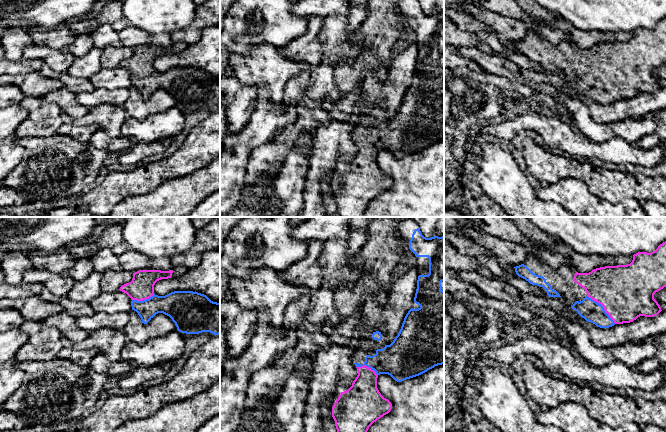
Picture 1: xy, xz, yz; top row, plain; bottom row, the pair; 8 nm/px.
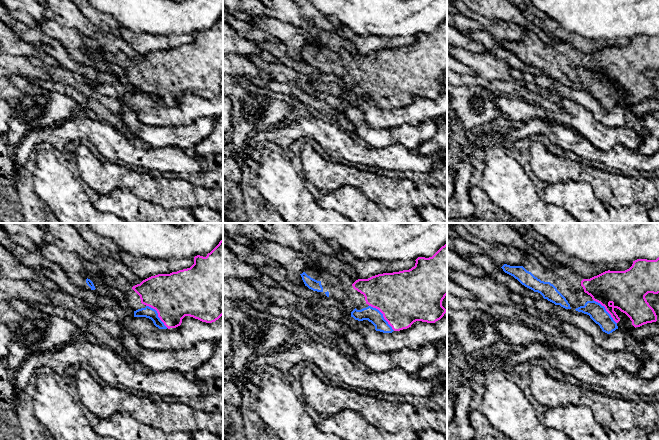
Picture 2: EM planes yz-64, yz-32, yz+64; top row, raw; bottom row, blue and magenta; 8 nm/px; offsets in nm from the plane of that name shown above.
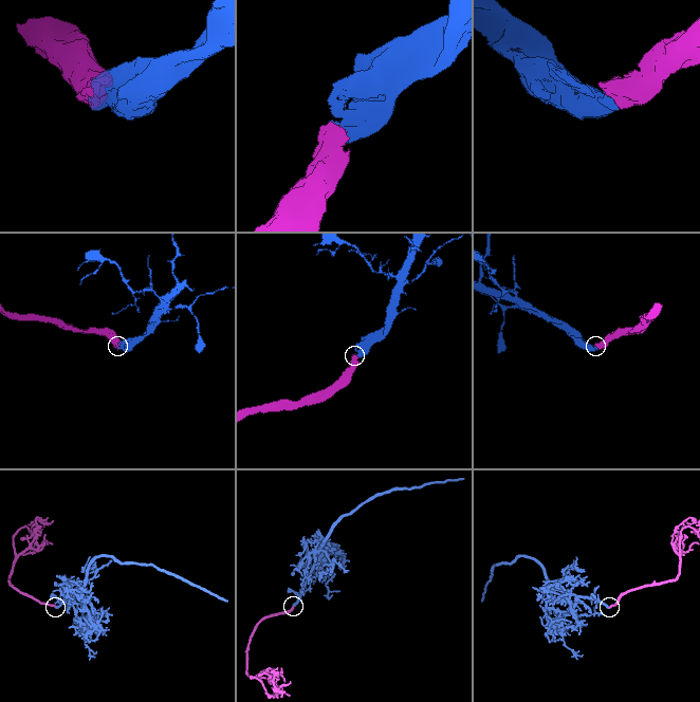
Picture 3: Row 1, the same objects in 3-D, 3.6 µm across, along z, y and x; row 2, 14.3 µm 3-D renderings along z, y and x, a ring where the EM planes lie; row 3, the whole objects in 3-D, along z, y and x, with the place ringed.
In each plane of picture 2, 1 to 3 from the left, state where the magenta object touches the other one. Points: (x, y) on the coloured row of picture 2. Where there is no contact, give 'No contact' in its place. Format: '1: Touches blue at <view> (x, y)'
1: Touches blue at yz-64 (157, 314)
2: Touches blue at yz-32 (382, 316)
3: Touches blue at yz+64 (605, 310)

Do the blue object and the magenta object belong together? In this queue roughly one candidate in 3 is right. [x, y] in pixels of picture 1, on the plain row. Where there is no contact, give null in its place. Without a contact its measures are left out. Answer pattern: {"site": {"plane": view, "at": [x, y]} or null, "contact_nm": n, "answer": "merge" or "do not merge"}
{"site": {"plane": "yz", "at": [602, 83]}, "contact_nm": 320, "answer": "merge"}

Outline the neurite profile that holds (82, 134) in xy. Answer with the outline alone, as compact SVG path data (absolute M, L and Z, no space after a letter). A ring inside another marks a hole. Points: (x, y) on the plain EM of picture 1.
M63 113L62 126L57 133L69 136L79 142L87 142L97 129L99 129L97 125L75 126L73 124L73 119L69 115Z

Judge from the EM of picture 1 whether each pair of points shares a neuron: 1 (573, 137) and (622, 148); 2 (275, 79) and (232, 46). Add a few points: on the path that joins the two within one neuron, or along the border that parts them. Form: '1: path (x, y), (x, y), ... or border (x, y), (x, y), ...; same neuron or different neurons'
1: path (585, 148), (610, 149); same neuron
2: border (263, 43), (254, 45), (247, 54), (230, 54); different neurons

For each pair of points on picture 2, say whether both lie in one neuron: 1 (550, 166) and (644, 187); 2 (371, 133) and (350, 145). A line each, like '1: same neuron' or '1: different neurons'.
1: same neuron
2: different neurons

